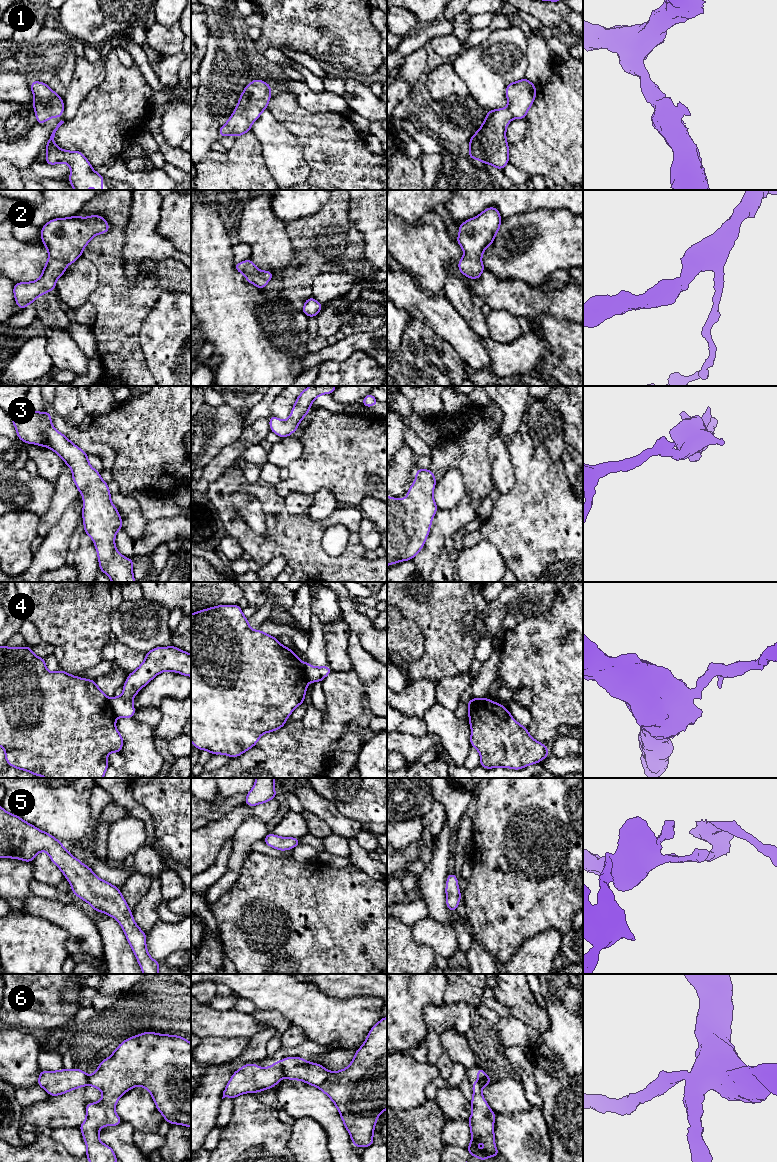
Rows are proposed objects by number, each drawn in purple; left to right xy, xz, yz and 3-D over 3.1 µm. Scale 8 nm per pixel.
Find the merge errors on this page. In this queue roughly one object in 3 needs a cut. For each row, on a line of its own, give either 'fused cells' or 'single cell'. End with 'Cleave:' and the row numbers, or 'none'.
1: single cell
2: single cell
3: single cell
4: fused cells
5: single cell
6: fused cells
Cleave: 4, 6

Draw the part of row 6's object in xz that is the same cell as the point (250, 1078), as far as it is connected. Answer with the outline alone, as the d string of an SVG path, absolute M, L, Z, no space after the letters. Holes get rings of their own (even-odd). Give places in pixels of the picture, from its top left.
M281 1061L274 1062L270 1067L261 1068L248 1063L235 1071L223 1091L223 1098L235 1097L244 1093L258 1093L277 1085L284 1077Z

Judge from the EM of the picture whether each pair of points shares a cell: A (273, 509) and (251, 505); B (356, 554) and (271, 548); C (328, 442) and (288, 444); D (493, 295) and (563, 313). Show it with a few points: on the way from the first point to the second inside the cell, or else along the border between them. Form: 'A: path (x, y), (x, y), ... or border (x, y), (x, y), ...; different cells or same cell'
A: border (245, 491), (252, 494), (260, 502), (266, 530); different cells
B: path (335, 562), (315, 562), (300, 548), (292, 548); same cell
C: border (300, 438), (302, 453), (289, 463); different cells
D: path (510, 295), (523, 300), (546, 300); same cell

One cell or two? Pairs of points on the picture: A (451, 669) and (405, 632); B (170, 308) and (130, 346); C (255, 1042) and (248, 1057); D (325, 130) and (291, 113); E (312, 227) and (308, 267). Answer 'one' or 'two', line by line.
A: two
B: two
C: one
D: one
E: one

